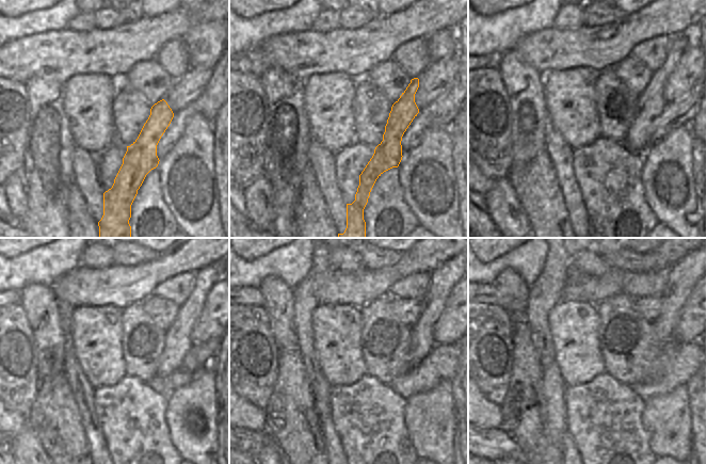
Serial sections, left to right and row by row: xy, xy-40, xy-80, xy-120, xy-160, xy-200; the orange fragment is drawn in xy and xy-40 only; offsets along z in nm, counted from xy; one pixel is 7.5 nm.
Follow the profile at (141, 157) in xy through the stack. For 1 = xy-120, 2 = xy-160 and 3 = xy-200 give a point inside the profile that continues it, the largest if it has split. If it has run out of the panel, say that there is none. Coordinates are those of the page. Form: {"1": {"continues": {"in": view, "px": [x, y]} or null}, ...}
{"1": {"continues": {"in": "xy-120", "px": [178, 341]}}, "2": {"continues": {"in": "xy-160", "px": [443, 278]}}, "3": {"continues": {"in": "xy-200", "px": [681, 276]}}}

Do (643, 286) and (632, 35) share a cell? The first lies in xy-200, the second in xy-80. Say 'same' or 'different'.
different

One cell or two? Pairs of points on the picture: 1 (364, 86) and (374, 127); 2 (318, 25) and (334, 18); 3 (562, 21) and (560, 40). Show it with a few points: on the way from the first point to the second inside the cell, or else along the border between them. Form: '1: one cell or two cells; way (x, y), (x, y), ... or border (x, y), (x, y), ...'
1: one cell; way (367, 96), (370, 117)
2: one cell; way (322, 24), (330, 19)
3: two cells; border (553, 26), (557, 28), (582, 27)

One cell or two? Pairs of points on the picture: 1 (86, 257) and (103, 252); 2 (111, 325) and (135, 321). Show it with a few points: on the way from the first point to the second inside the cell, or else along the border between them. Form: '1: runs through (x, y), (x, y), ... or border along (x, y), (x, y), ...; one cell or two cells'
1: runs through (91, 257), (99, 254); one cell
2: border along (119, 310), (122, 348); two cells

